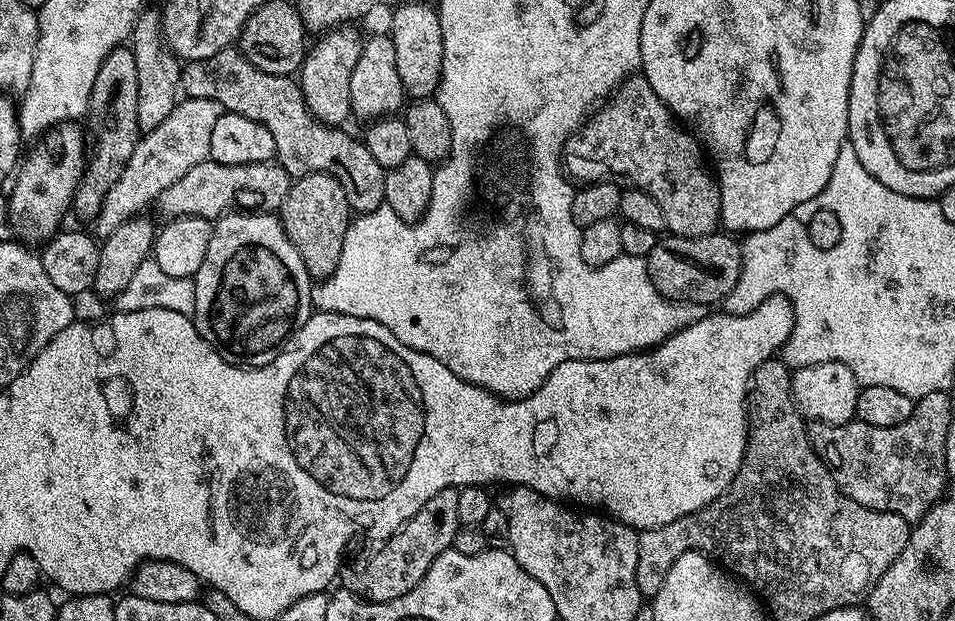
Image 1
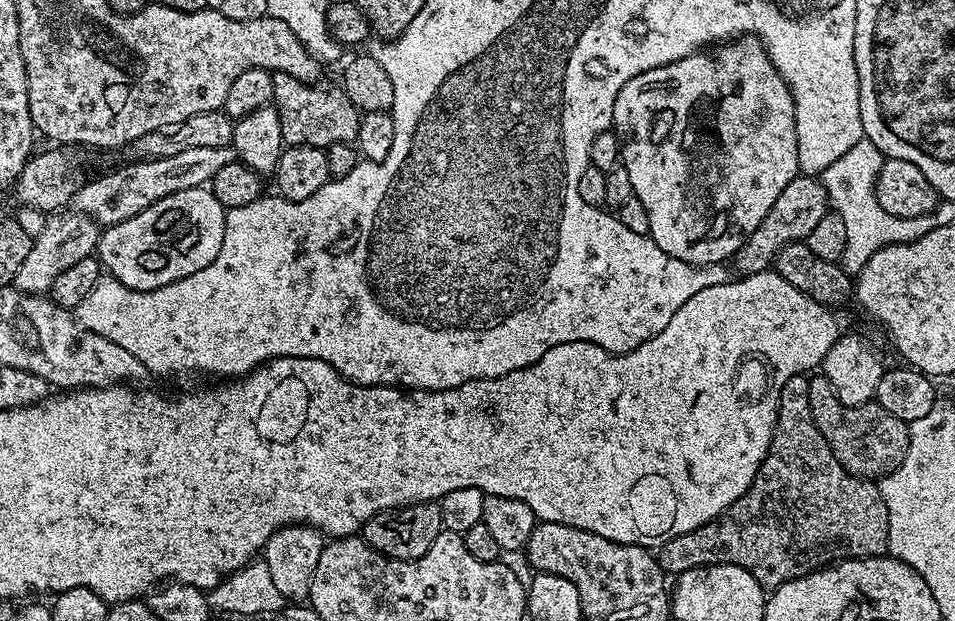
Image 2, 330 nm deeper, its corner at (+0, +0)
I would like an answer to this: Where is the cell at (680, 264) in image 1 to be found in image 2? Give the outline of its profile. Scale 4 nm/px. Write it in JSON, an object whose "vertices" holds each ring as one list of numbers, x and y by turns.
{"vertices":[[797,174,786,186,786,190,782,190,770,214,762,218,760,225,748,235,744,245,736,252,734,265,736,264,737,273,740,276,753,276,769,271,775,265,779,252,788,244,807,241,810,230,814,230,815,224,829,210,830,201,823,179,812,174]]}

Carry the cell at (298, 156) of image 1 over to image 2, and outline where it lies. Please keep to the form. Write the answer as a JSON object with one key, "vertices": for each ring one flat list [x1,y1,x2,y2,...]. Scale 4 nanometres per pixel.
{"vertices":[[272,73,272,98,282,118,282,138,285,145,309,144,327,150,332,144,352,144,358,134,361,113,346,98,343,87,327,88,324,82,309,82,292,78,290,74]]}

